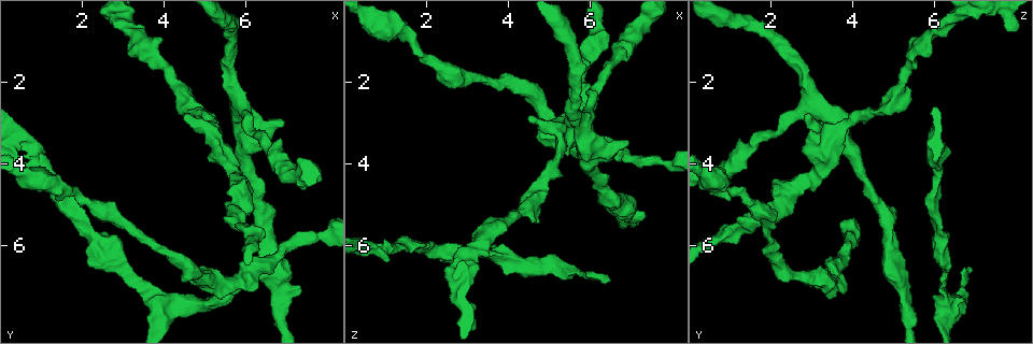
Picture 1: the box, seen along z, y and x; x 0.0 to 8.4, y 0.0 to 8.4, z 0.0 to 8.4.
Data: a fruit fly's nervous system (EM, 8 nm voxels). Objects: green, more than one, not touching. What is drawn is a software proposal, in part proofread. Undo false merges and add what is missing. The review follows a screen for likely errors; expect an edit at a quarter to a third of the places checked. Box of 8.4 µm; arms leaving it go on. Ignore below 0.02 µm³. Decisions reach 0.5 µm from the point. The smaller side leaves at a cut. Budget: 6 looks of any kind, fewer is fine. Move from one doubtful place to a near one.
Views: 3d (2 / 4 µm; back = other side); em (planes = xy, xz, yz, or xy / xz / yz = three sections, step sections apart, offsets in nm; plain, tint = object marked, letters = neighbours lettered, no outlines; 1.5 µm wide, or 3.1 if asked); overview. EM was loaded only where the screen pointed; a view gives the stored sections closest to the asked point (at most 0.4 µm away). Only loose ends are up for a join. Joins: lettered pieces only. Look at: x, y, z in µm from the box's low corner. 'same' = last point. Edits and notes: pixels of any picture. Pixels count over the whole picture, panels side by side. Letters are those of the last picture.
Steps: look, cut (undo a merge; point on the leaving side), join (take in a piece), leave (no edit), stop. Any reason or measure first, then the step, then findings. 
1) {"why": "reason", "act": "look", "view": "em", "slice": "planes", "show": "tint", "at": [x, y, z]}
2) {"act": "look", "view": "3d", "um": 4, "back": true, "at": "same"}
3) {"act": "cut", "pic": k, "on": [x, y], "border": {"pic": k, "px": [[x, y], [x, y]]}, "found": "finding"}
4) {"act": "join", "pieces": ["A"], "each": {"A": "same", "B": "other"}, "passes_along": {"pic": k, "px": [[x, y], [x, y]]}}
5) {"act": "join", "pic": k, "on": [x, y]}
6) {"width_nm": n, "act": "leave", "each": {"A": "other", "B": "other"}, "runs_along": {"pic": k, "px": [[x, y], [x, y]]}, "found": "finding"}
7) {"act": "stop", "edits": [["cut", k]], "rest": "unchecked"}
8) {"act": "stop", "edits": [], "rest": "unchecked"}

{"why": "thin neck", "act": "look", "view": "em", "slice": "xy", "step": 4, "show": "tint", "at": [1.95, 5.65, 6.10]}

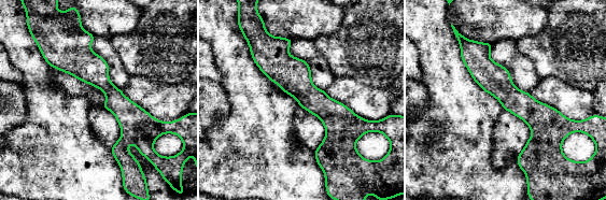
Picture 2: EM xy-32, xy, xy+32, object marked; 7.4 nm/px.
{"act": "look", "view": "em", "slice": "planes", "show": "tint", "at": "same"}

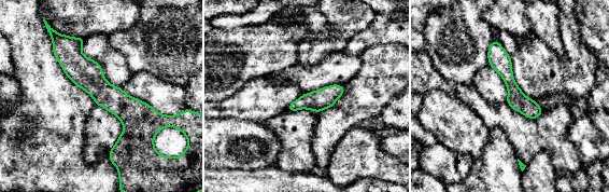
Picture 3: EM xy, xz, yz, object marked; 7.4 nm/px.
{"act": "look", "view": "em", "slice": "planes", "show": "letters", "at": "same"}

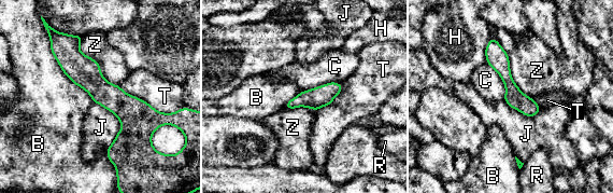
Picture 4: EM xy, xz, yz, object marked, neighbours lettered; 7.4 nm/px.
{"longest_contact_nm": ["B", 650], "act": "leave", "each": {"B": "other", "C": "other", "H": "other", "J": "other", "R": "other", "T": "other", "Z": "other"}, "border": {"pic": 4, "px": [[46, 30], [59, 67], [93, 101]]}, "found": "continuous, no second neuron"}

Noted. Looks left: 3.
{"why": "an open end", "act": "look", "view": "3d", "um": 4, "at": [6.55, 6.60, 6.80]}

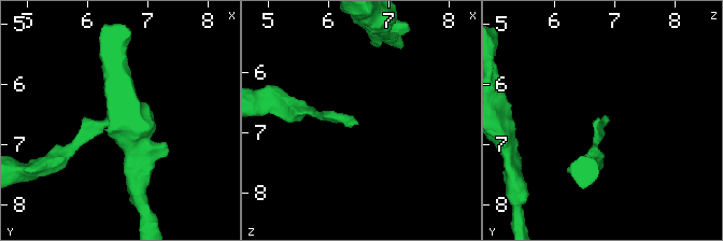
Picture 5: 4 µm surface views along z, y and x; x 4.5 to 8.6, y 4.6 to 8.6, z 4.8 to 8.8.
{"act": "look", "view": "em", "slice": "yz", "step": 8, "show": "tint", "at": [6.50, 6.65, 6.85]}

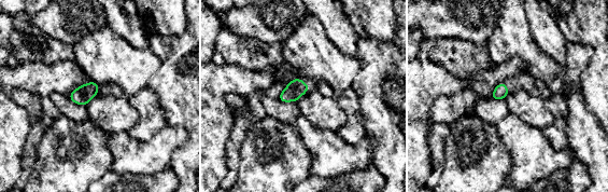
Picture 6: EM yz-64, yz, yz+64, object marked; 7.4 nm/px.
{"act": "look", "view": "em", "slice": "planes", "show": "letters", "at": "same"}

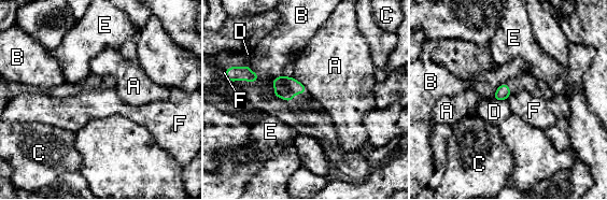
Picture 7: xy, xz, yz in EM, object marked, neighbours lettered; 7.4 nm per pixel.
{"width_nm": 100, "act": "leave", "each": {"A": "other", "B": "other", "C": "other", "D": "other", "E": "other", "F": "other"}, "border": {"pic": 7, "px": [[506, 82], [497, 88], [492, 99]]}, "found": "none of them fits"}

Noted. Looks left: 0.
{"act": "stop", "edits": [], "rest": "unchecked"}

